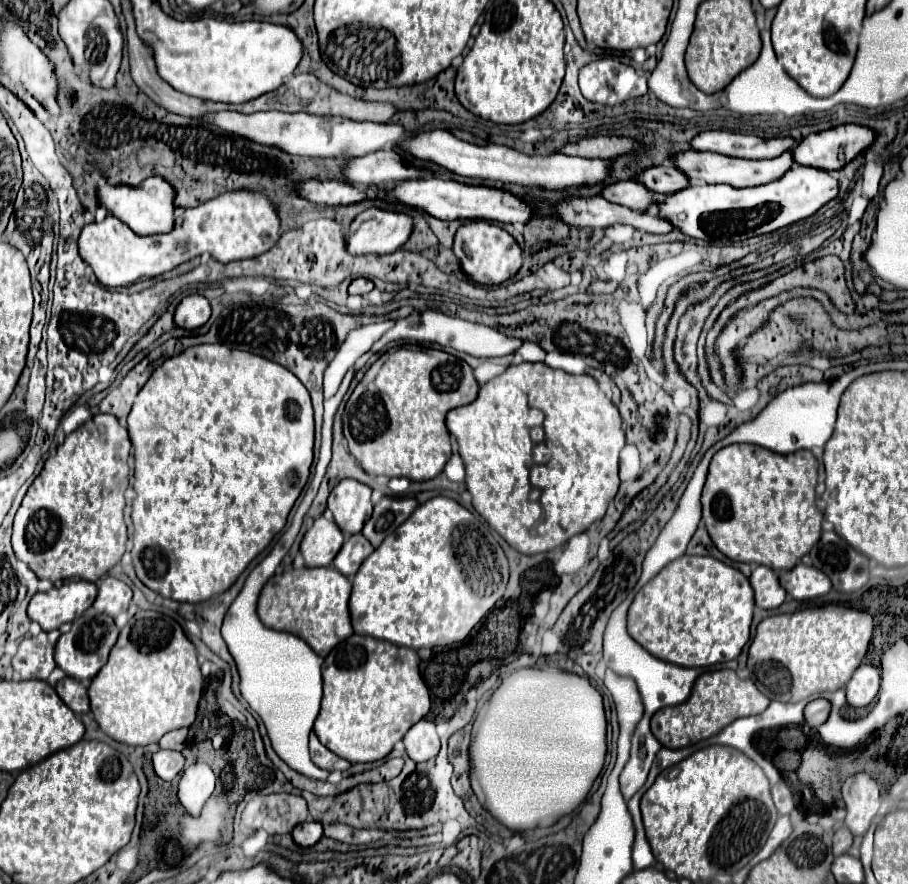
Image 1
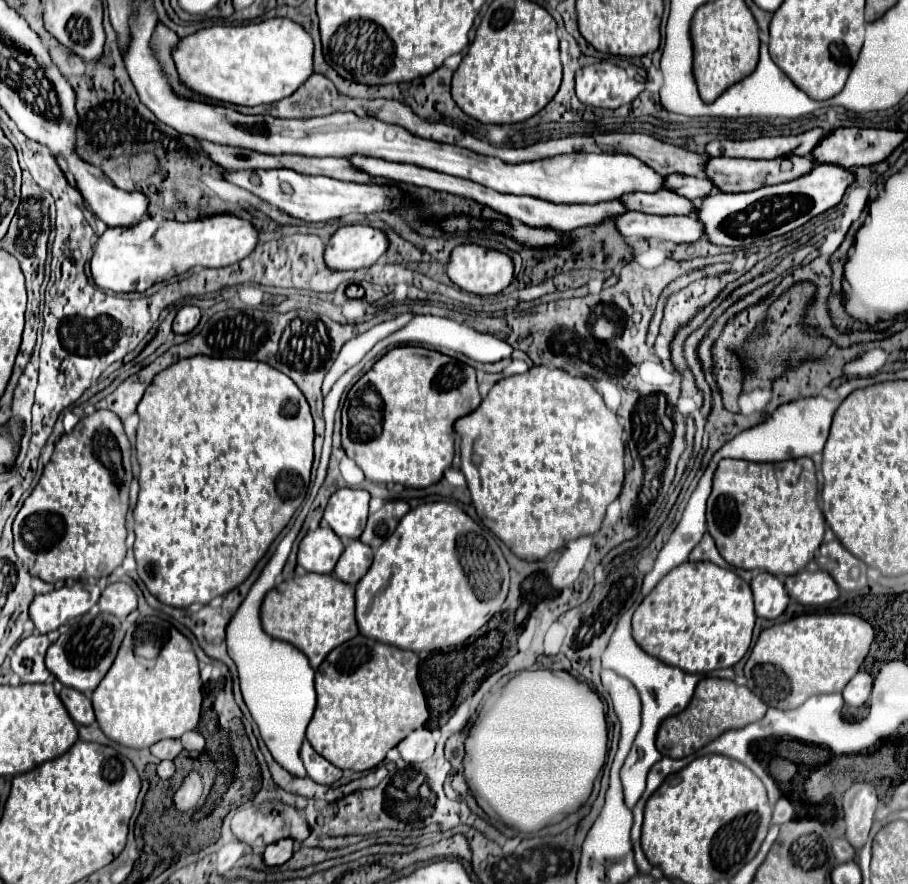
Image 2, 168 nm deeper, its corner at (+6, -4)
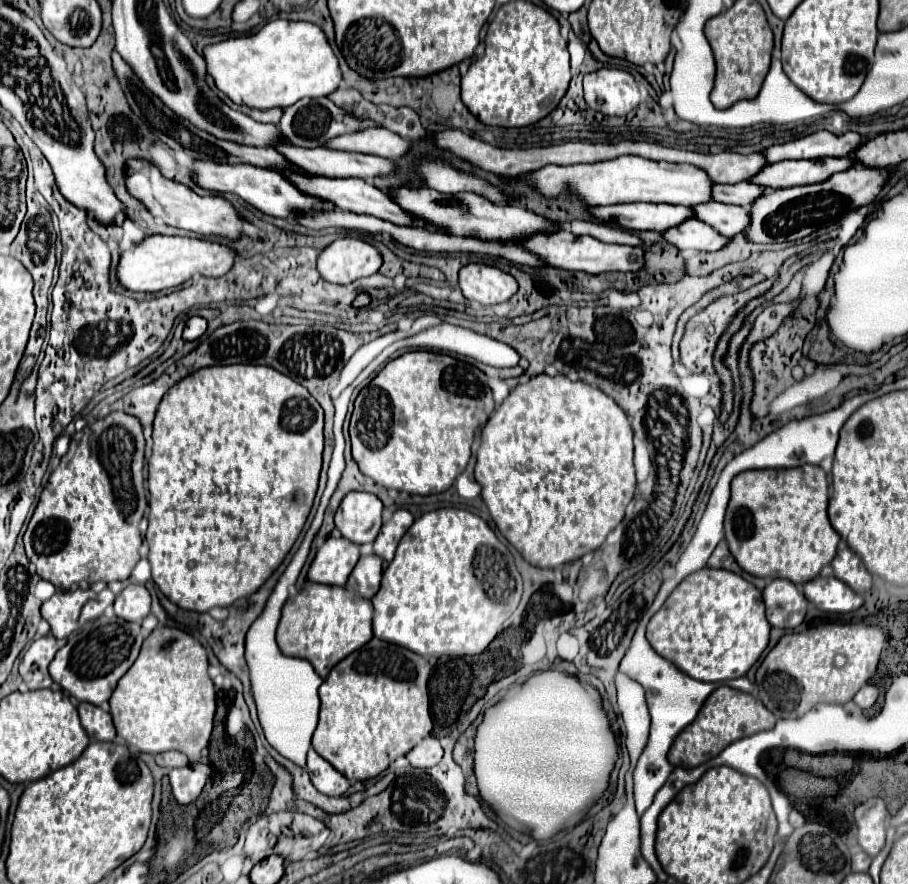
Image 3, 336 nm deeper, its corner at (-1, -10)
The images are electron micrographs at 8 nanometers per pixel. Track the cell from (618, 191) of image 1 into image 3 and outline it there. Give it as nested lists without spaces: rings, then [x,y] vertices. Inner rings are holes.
[[[710,201],[710,205],[696,205],[694,213],[698,213],[700,221],[706,221],[726,237],[744,233],[750,225],[750,211],[738,205]]]

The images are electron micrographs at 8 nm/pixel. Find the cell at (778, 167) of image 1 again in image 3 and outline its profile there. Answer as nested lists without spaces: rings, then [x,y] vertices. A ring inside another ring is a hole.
[[[824,157],[816,161],[782,161],[772,163],[752,179],[752,183],[762,183],[770,189],[794,187],[794,185],[808,185],[808,183],[822,183],[838,171],[850,169],[856,163],[852,157]]]

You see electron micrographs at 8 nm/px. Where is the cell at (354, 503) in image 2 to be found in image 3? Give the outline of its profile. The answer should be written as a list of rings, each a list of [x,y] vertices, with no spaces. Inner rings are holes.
[[[369,491],[348,493],[336,511],[336,527],[356,545],[374,543],[382,527],[382,501]]]

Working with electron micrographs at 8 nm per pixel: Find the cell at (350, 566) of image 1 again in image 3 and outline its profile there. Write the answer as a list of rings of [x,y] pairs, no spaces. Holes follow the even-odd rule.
[[[362,555],[358,565],[354,567],[354,573],[350,575],[350,581],[348,581],[348,587],[354,589],[360,597],[364,599],[372,599],[378,589],[380,589],[380,581],[382,581],[382,557],[376,557],[376,555]]]

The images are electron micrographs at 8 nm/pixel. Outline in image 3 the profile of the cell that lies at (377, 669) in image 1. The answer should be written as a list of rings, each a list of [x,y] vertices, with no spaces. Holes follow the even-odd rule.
[[[374,637],[362,649],[342,659],[320,685],[320,719],[312,735],[312,747],[350,781],[364,781],[380,775],[394,759],[406,755],[432,731],[428,677],[430,663],[424,657]]]

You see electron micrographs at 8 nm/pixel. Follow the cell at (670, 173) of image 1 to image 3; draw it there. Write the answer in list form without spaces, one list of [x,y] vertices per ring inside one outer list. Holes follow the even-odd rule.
[[[746,181],[736,185],[714,185],[714,201],[750,207],[764,191],[766,191],[764,185],[746,183]]]

